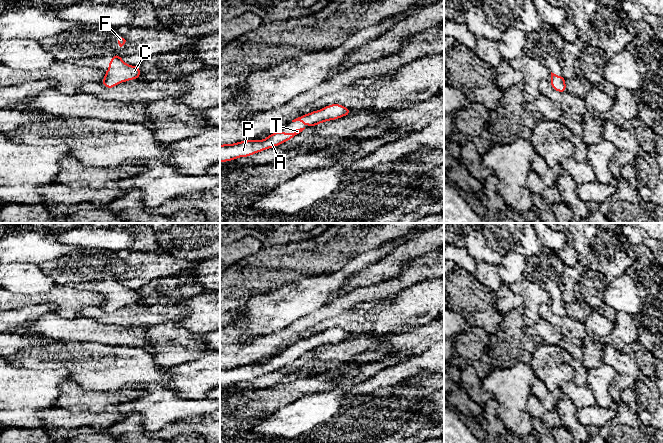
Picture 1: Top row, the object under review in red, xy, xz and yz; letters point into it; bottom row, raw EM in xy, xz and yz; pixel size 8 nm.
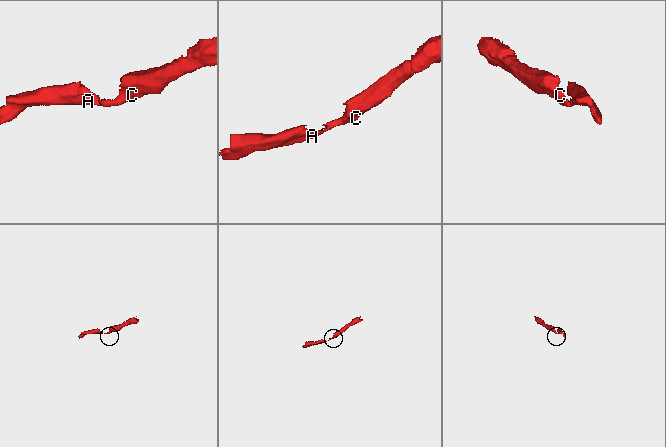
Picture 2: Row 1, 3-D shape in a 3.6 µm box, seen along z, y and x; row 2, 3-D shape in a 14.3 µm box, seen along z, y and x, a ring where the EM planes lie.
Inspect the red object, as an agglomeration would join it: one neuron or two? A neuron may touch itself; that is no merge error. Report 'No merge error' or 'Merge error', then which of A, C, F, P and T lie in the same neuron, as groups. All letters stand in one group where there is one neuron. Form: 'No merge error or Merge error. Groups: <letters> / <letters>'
No merge error. Groups: A C F P T

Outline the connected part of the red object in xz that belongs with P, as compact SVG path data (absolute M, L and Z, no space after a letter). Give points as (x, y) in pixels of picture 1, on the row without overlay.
M305 351L296 353L293 357L284 357L283 355L274 356L267 362L259 365L250 363L234 368L222 368L220 369L220 387L235 384L239 381L248 381L265 373L276 371L291 364L304 353Z

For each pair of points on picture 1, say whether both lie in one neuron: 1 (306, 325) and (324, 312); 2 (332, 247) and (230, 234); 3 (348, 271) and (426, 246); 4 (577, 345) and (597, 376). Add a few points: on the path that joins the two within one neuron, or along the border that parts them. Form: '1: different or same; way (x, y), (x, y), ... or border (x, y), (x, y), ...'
1: same; way (310, 321), (320, 315)
2: different; border (312, 236), (306, 239), (266, 246)
3: different; border (398, 247), (389, 255), (358, 272)
4: different; border (588, 370), (587, 385)

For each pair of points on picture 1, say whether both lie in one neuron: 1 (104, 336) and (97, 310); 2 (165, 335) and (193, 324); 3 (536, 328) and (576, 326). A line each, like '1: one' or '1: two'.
1: two
2: two
3: two

